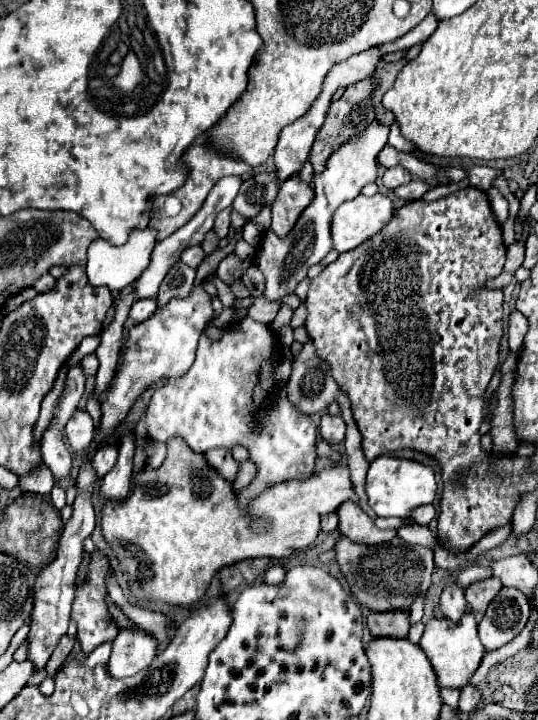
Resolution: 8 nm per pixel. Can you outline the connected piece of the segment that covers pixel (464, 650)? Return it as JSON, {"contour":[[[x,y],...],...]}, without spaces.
{"contour":[[[465,614],[457,624],[453,624],[449,618],[431,618],[425,624],[425,632],[419,640],[419,646],[427,654],[441,688],[465,686],[485,654],[485,648],[477,636],[477,622],[473,614]]]}

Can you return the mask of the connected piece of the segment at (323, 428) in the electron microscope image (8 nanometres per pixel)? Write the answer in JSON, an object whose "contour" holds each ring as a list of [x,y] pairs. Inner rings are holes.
{"contour":[[[325,414],[321,418],[319,432],[321,432],[321,438],[325,442],[329,442],[331,446],[341,444],[343,438],[345,438],[345,422],[343,422],[341,416],[329,416],[329,414]]]}

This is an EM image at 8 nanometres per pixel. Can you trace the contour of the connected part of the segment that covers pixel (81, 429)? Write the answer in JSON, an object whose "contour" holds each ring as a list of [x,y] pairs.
{"contour":[[[77,410],[65,426],[65,438],[67,438],[69,448],[73,452],[83,452],[91,446],[93,436],[95,436],[95,426],[93,426],[93,420],[91,420],[89,412]]]}

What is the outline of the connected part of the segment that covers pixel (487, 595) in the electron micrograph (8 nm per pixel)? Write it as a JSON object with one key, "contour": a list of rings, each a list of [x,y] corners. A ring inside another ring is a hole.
{"contour":[[[487,578],[487,580],[467,586],[465,598],[473,610],[483,614],[487,610],[487,604],[499,594],[499,590],[501,590],[501,582],[497,578]]]}

